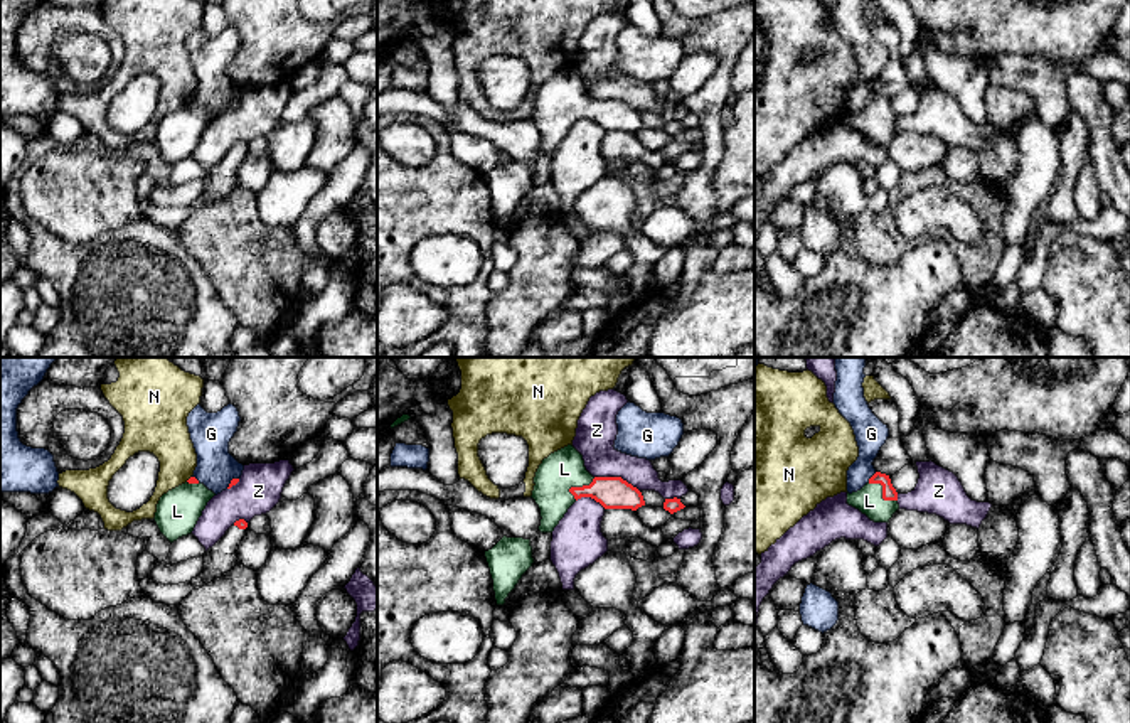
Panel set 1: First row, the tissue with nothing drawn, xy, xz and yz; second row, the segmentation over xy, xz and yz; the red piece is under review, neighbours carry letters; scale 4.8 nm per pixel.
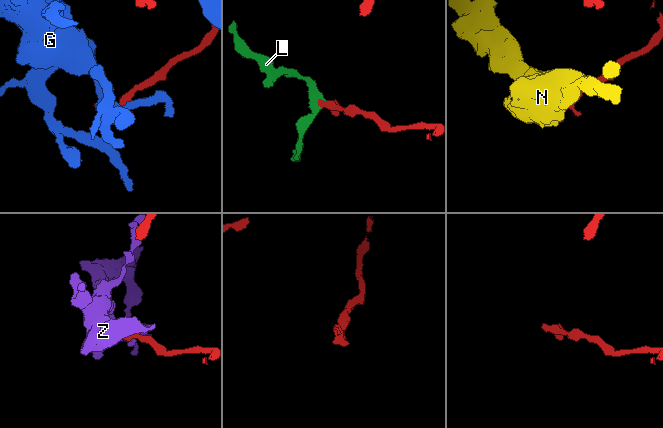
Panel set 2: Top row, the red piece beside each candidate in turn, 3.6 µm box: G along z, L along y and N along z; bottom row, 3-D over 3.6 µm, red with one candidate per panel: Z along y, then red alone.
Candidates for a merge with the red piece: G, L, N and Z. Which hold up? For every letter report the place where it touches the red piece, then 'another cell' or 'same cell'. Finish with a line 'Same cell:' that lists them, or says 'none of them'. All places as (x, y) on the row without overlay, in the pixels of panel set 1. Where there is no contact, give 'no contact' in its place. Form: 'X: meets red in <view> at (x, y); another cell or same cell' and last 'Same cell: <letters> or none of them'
G: meets red in yz at (871, 100); another cell
L: meets red in yz at (883, 115); same cell
N: meets red in xy at (189, 101); another cell
Z: meets red in xz at (617, 100); another cell
Same cell: L

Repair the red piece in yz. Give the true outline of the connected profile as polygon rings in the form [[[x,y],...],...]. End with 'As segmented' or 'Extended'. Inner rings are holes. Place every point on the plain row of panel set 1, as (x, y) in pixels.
[[[876,94],[857,115],[847,115],[847,126],[859,131],[874,145],[889,145],[899,131],[898,115],[889,98]]]. Extended

